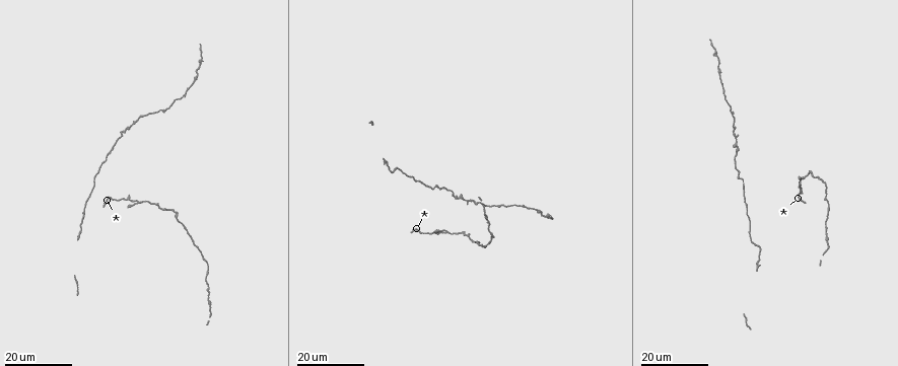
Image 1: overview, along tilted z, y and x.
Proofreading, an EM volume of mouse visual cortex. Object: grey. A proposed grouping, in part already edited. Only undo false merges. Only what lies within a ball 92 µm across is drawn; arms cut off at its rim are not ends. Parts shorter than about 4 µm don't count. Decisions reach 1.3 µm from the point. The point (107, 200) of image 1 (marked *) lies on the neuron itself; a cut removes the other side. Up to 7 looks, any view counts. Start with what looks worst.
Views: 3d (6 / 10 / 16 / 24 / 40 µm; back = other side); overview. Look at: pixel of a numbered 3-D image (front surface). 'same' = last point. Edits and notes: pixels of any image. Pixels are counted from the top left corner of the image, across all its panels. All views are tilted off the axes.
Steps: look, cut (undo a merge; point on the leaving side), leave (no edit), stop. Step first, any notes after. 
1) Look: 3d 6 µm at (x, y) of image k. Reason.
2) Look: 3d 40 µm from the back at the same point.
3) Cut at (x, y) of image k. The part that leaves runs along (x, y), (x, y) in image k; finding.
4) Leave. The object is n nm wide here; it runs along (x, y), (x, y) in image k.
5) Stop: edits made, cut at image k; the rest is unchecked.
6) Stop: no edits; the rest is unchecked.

Look: 3d 16 µm at (134, 125) of image 1. A narrow waist.

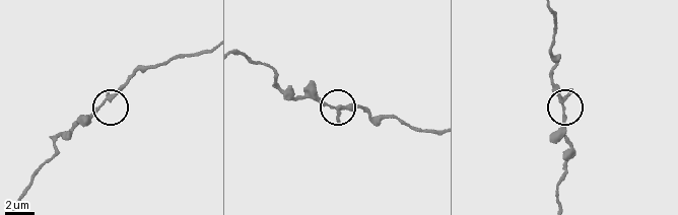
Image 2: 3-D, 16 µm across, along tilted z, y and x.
Look: 3d 10 µm at (564, 109) of image 2.

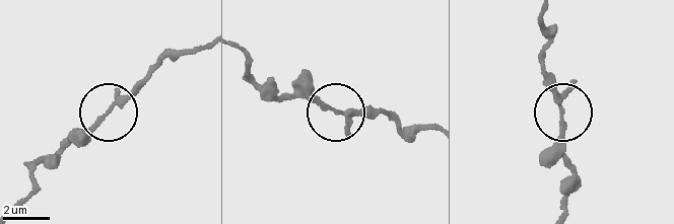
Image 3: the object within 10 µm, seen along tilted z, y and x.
Leave. The object is 190 nm wide here; it runs along (239, 49), (254, 77), (288, 96), (395, 118) in image 3; one neuron here.

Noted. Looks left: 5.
Look: 3d 16 µm at (185, 91) of image 1. Two arms in line, one across.

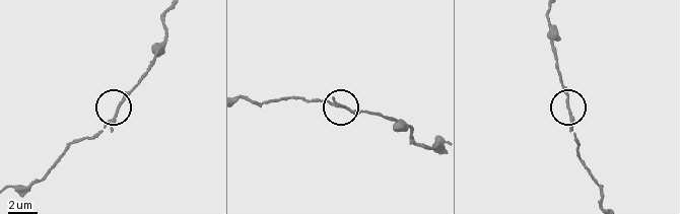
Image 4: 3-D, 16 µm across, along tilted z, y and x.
Look: 3d 6 µm at (568, 108) of image 4.

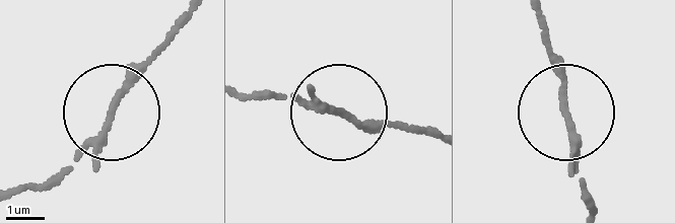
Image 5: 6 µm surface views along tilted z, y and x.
Leave. 3 arms meet here; one neuron here.

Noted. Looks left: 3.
Look: 3d 16 µm at (803, 178) of image 1. Thin neck.

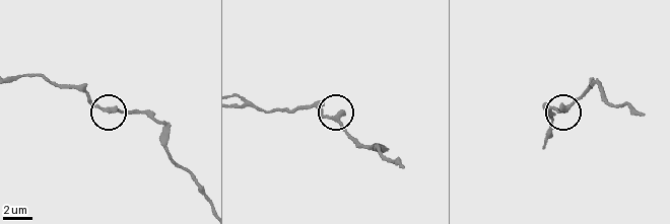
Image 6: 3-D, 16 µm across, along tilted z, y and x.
Look: 3d 10 µm at (330, 117) of image 6.

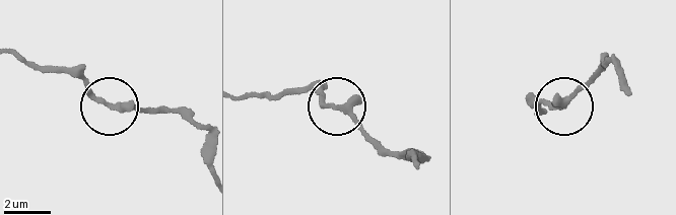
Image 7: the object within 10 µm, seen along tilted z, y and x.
Leave. One neuron here.

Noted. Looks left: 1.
Stop: no edits; the rest is unchecked.

